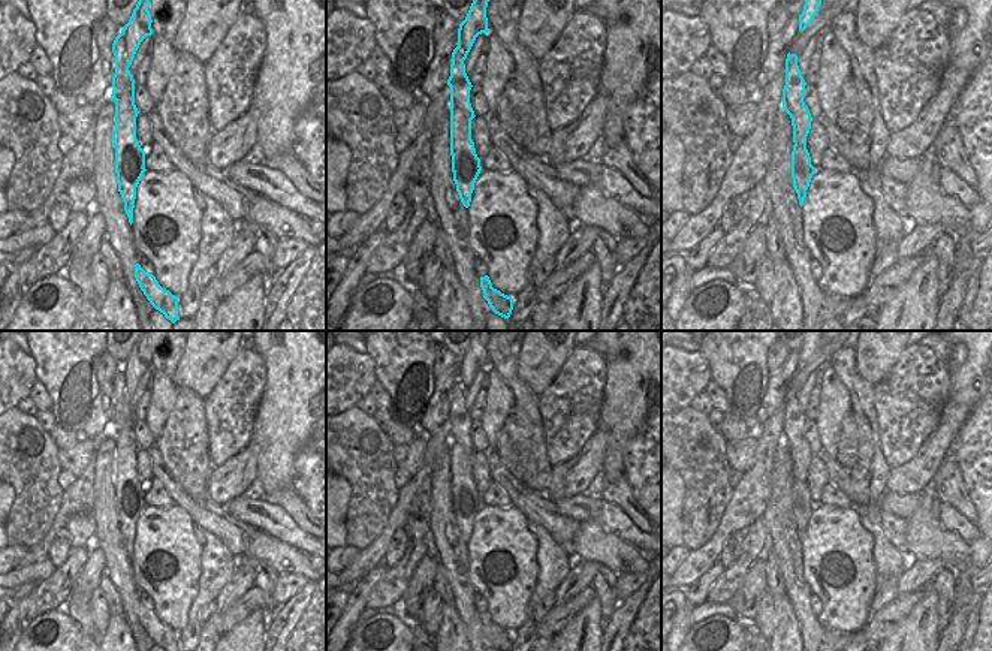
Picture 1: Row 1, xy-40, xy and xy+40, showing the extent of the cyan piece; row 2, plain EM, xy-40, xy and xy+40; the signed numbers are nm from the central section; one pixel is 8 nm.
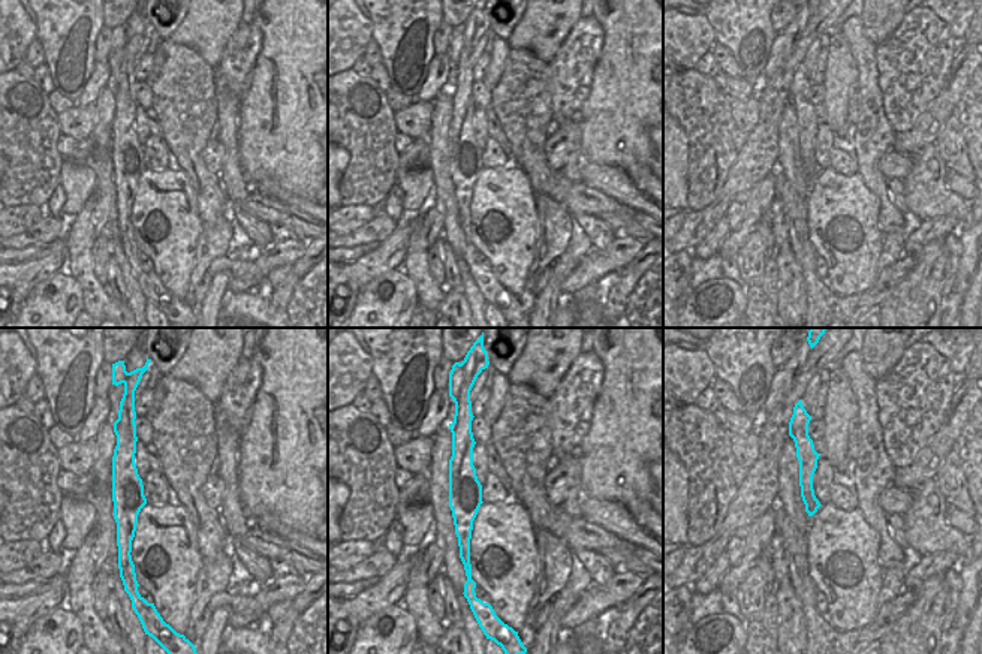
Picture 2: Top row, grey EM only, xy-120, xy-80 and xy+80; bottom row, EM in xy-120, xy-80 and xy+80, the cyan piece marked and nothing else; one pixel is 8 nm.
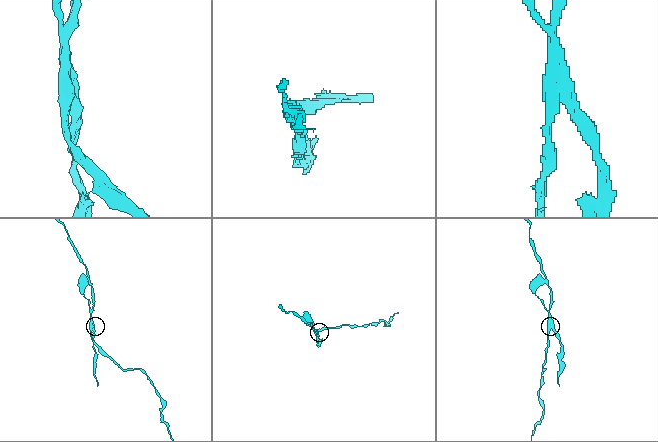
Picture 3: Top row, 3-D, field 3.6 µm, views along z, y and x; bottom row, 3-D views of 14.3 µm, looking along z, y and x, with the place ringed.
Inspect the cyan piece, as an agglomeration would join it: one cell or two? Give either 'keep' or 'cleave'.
cleave

